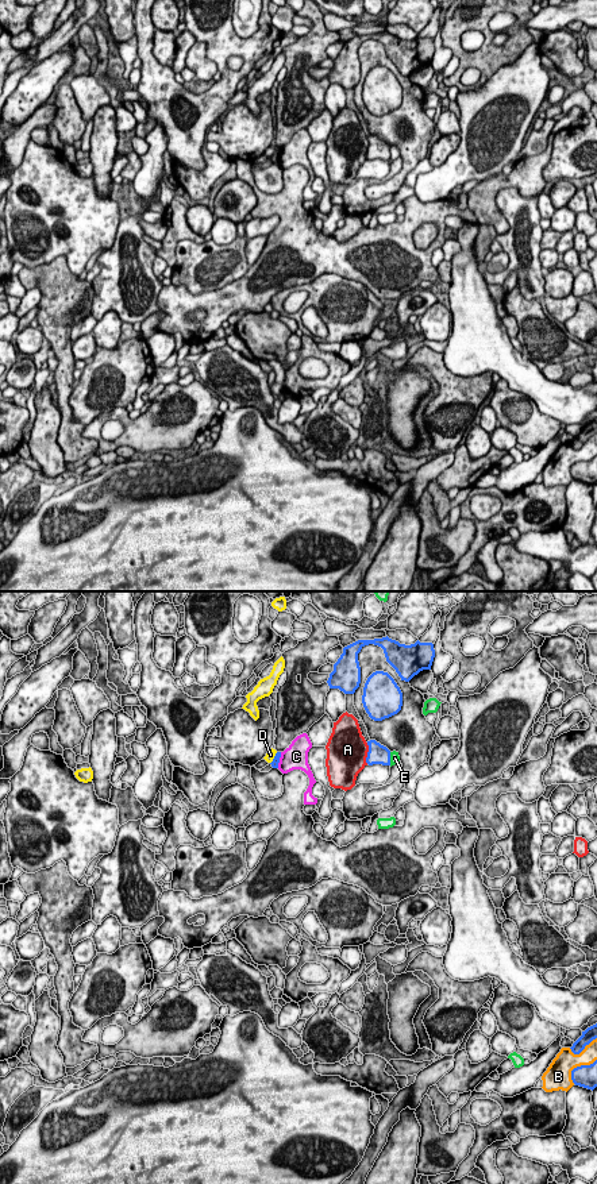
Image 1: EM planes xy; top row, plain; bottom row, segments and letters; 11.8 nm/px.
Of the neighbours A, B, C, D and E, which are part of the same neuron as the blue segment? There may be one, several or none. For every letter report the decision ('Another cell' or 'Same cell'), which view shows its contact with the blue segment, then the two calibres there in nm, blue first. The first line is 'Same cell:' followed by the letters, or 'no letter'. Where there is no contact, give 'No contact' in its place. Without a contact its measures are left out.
Same cell: no letter
A: Another cell. Touches blue in xy. Thickness 240 nm (blue) against 480 nm
B: Another cell. Touches blue in xy. Thickness 260 nm (blue) against 280 nm
C: Another cell. Touches blue in xy. Thickness 90 nm (blue) against 280 nm
D: Another cell. Touches blue in xy. Thickness 90 nm (blue) against 100 nm
E: Another cell. Touches blue in xy. Thickness 240 nm (blue) against 120 nm

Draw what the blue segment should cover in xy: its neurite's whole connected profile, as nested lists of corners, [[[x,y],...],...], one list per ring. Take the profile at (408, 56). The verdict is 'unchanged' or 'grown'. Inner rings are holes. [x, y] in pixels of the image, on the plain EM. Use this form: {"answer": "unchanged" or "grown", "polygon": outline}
{"answer": "unchanged", "polygon": [[[386,32],[358,35],[343,43],[343,49],[334,59],[334,66],[327,76],[330,84],[339,84],[344,89],[354,89],[361,78],[358,49],[365,41],[374,39],[384,45],[386,57],[396,65],[401,76],[409,77],[423,65],[431,65],[435,45],[432,38],[405,41]]]}

